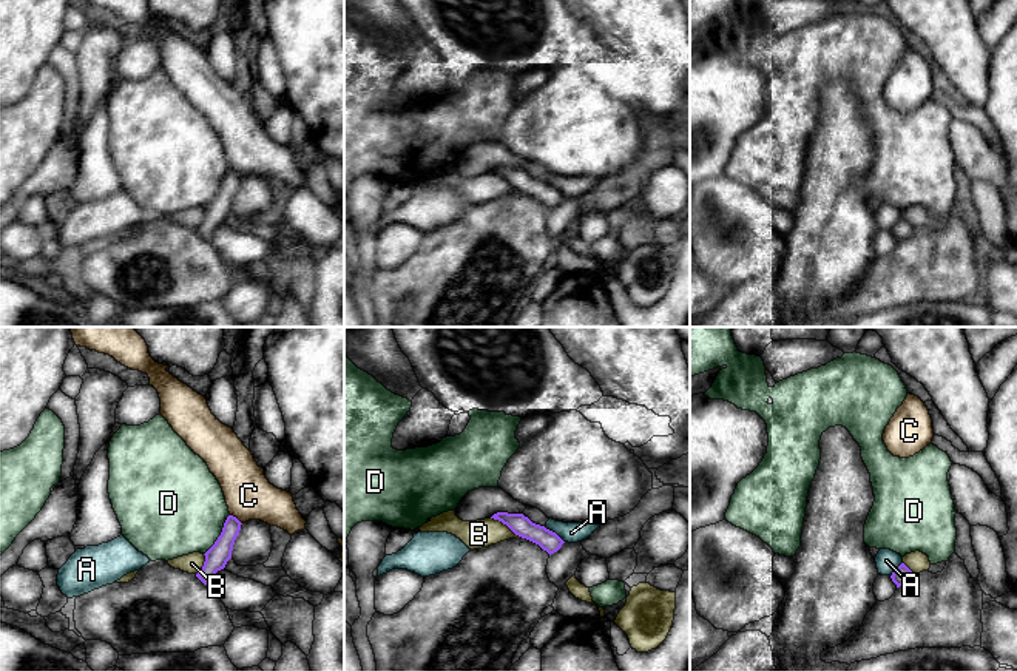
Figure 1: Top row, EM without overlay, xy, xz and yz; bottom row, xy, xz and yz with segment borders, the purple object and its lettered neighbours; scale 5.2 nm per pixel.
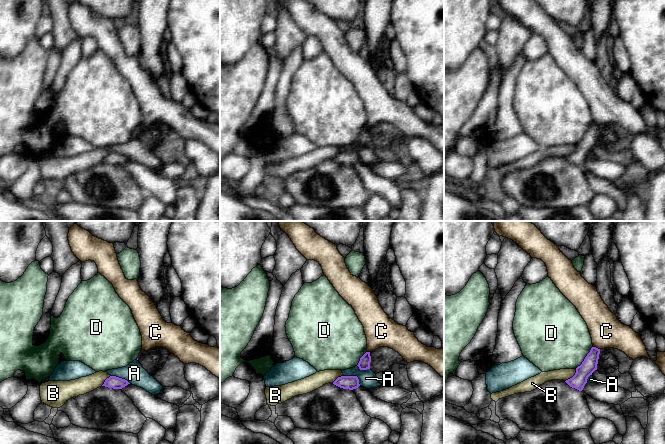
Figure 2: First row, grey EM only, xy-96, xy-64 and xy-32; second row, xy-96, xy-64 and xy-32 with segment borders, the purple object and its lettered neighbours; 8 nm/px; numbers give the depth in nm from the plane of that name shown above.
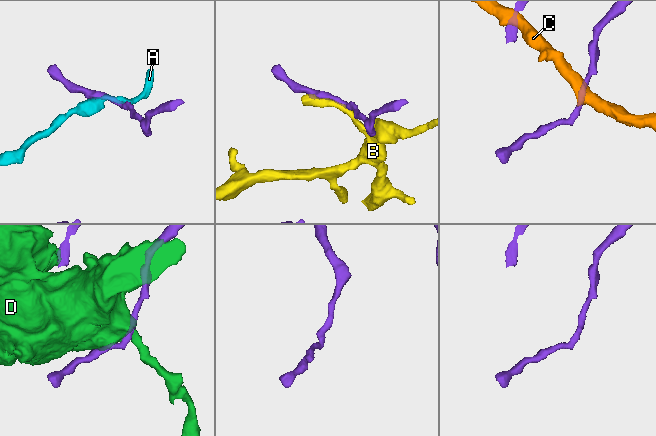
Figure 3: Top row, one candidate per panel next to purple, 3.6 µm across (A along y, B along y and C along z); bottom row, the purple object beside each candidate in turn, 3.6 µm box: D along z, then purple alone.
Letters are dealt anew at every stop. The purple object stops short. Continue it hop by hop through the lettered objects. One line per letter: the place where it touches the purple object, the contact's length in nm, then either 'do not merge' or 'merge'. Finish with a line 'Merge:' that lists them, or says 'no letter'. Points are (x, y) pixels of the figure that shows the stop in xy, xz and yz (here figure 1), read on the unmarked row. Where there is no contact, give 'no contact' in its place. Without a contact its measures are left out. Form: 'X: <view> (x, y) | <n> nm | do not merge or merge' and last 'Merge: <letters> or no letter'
A: xz (554, 187) | 130 nm | do not merge
B: xz (505, 178) | 180 nm | do not merge
C: xy (236, 173) | 80 nm | do not merge
D: xy (221, 188) | 260 nm | do not merge
Merge: no letter

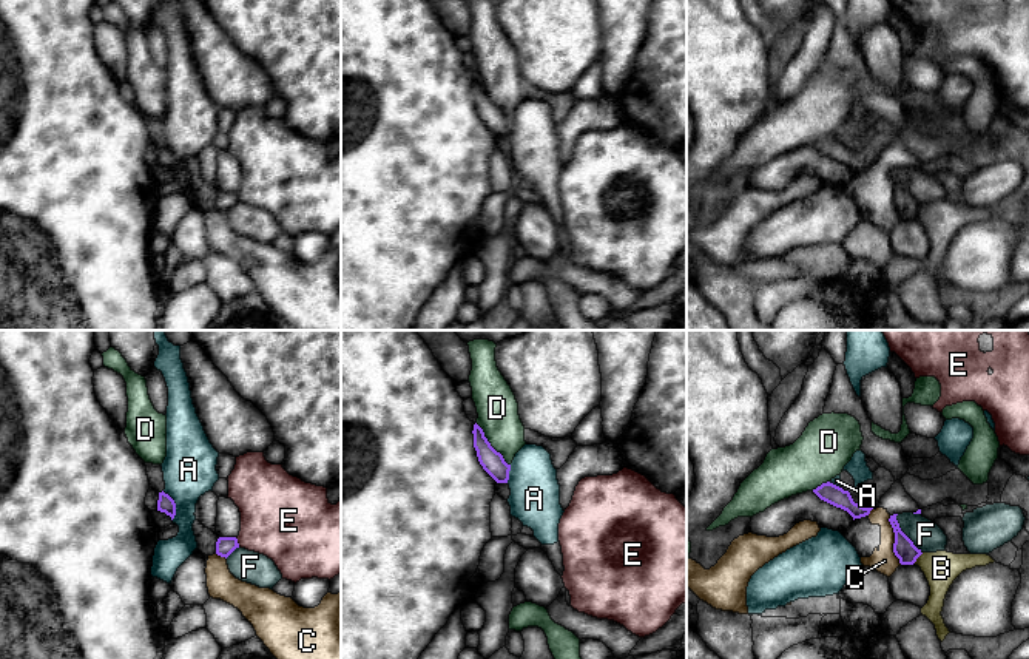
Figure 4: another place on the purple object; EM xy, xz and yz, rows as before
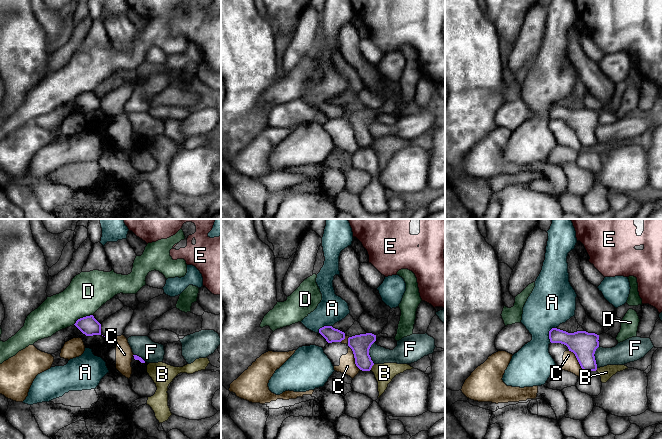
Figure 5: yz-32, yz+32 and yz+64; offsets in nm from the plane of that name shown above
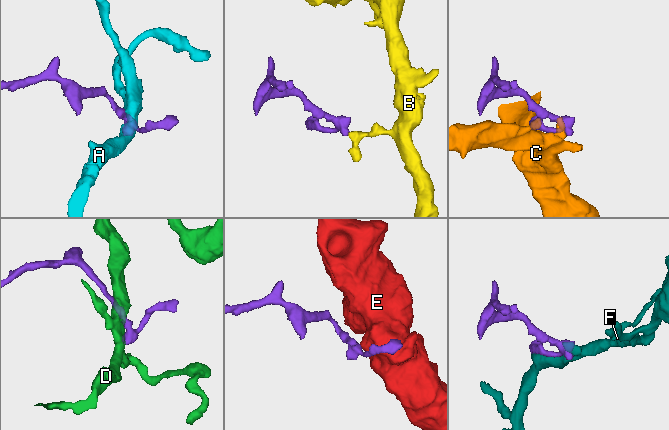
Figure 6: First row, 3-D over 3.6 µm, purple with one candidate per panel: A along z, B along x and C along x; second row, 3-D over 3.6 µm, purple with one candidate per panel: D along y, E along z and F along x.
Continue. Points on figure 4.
A: xy (175, 159) | 160 nm | do not merge
B: yz (918, 210) | 80 nm | do not merge
C: yz (895, 195) | 260 nm | do not merge
D: xz (489, 99) | 280 nm | do not merge
E: xy (236, 196) | 50 nm | do not merge
F: yz (904, 189) | 240 nm | do not merge
Merge: no letter

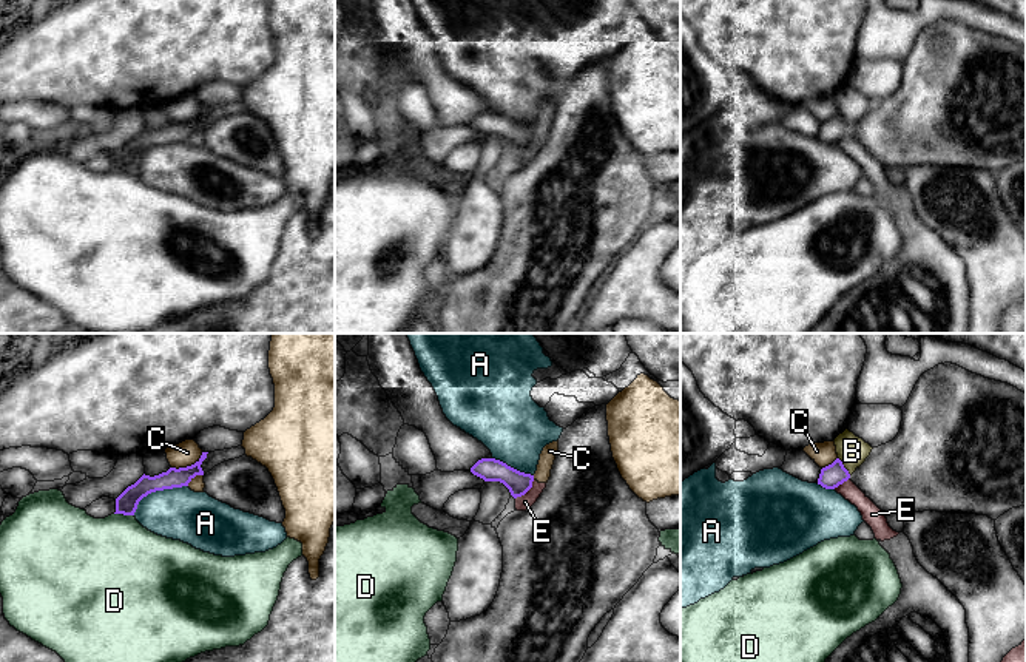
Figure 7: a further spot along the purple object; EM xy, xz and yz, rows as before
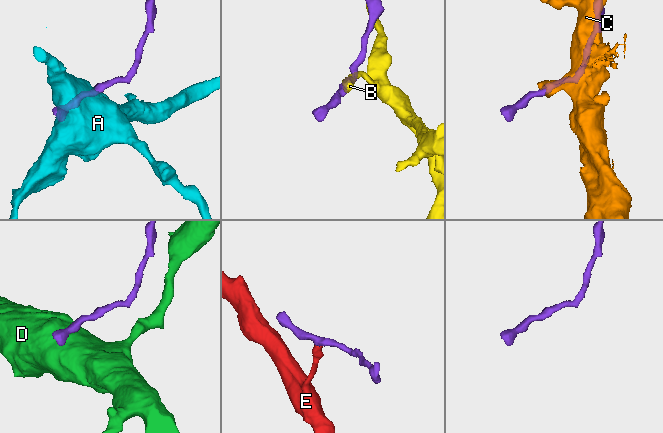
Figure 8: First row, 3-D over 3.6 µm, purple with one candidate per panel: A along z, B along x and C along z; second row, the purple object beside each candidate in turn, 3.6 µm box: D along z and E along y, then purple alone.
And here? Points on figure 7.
A: xy (156, 144) | 320 nm | do not merge
B: yz (843, 121) | 120 nm | do not merge
C: xy (187, 121) | 190 nm | do not merge
D: xy (124, 168) | 110 nm | do not merge
E: xz (526, 145) | 140 nm | do not merge
Merge: no letter

